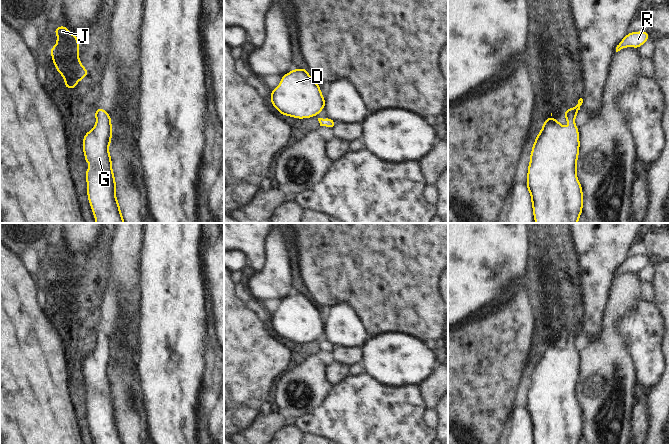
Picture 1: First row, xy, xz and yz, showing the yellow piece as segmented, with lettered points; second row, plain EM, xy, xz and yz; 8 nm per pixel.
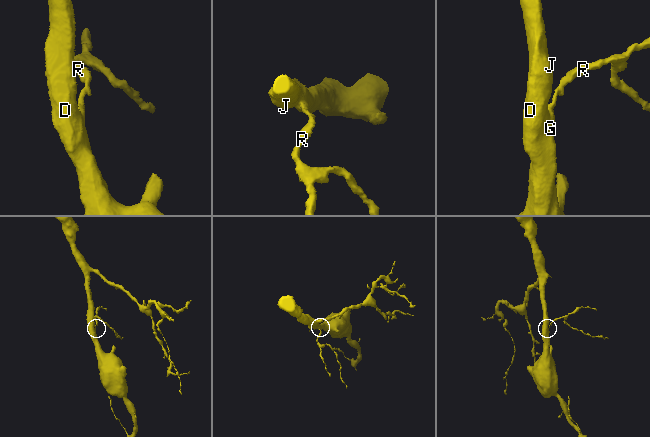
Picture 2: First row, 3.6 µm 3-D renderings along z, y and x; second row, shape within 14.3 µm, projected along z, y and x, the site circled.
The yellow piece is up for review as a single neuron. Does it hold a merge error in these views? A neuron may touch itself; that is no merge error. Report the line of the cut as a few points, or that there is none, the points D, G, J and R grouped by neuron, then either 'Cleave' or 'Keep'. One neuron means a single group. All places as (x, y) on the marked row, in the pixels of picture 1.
No split. Groups: D G J R. Keep

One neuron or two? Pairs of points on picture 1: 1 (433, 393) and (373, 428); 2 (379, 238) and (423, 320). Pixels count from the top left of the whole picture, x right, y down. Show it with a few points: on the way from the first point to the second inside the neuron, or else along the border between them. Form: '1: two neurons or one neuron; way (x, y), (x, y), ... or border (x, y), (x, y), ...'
1: two neurons; border (418, 385), (427, 408)
2: one neuron; way (385, 258), (394, 286), (408, 300)

